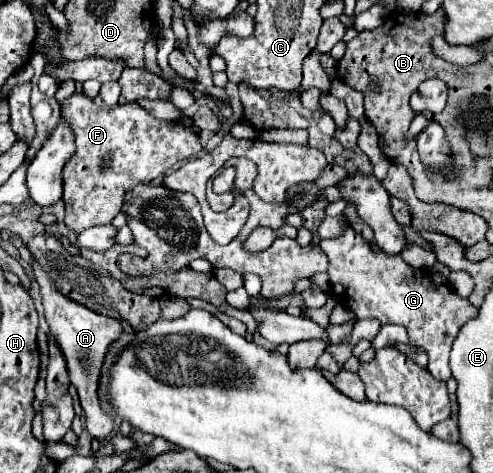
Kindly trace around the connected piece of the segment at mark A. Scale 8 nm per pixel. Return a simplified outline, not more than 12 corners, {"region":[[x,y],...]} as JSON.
{"region":[[32,259],[46,321],[86,415],[104,441],[114,417],[98,381],[122,325],[68,299]]}

